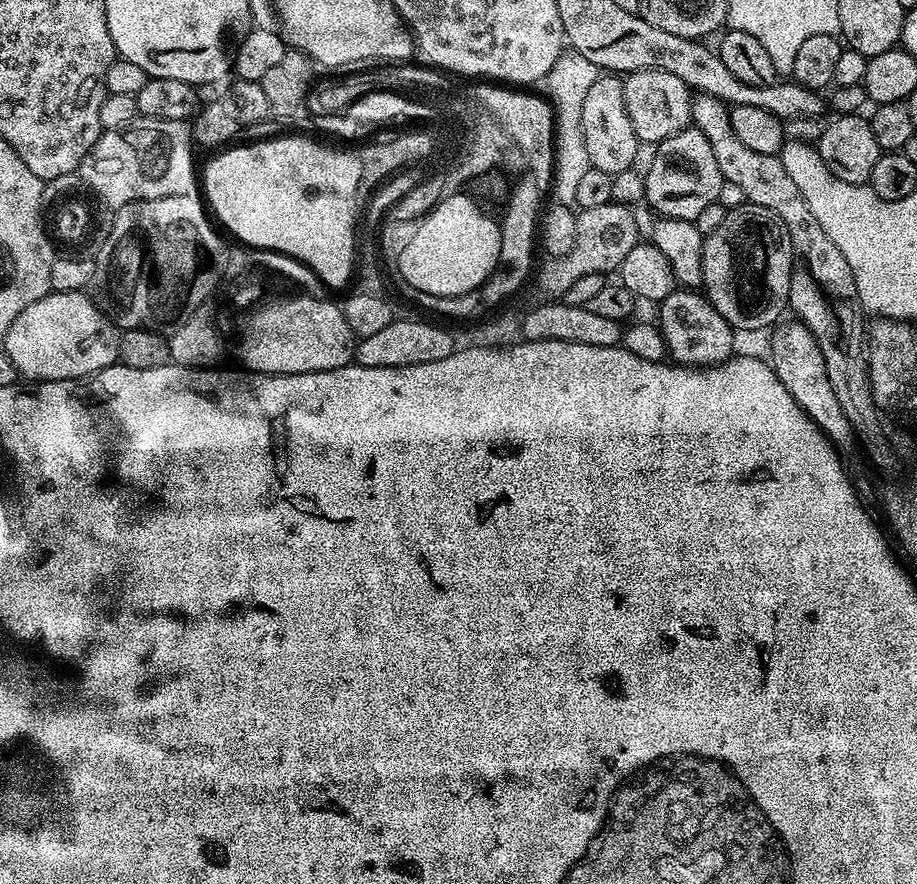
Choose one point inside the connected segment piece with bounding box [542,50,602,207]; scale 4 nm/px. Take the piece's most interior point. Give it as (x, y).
(569, 80)

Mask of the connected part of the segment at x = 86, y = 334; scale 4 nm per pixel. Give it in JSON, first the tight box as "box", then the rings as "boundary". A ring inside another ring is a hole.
{"box":[2,292,120,381],"boundary":[[[53,292],[43,296],[38,302],[26,306],[10,326],[6,338],[2,341],[2,350],[14,362],[21,377],[29,376],[29,381],[45,380],[81,380],[103,368],[117,363],[120,355],[120,337],[117,325],[113,324],[95,304],[91,295],[79,292]]]}

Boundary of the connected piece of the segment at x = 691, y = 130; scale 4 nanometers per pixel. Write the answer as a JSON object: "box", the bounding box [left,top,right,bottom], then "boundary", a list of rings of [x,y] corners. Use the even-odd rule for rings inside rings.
{"box":[643,126,724,221],"boundary":[[[695,126],[682,129],[678,134],[655,145],[652,165],[643,173],[644,200],[660,218],[696,221],[706,206],[717,203],[724,185],[724,175],[714,158],[713,147],[702,130]]]}

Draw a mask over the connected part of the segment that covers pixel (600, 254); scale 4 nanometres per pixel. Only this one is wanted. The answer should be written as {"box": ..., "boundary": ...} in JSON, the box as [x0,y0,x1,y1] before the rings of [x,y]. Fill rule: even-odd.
{"box":[540,202,641,297],"boundary":[[[613,202],[606,206],[585,208],[577,215],[578,238],[574,246],[566,255],[549,259],[549,264],[540,272],[540,280],[549,297],[563,297],[564,292],[586,274],[611,274],[619,269],[622,258],[626,258],[626,254],[630,254],[630,250],[634,250],[641,239],[640,224],[632,212],[635,211],[629,205]]]}

